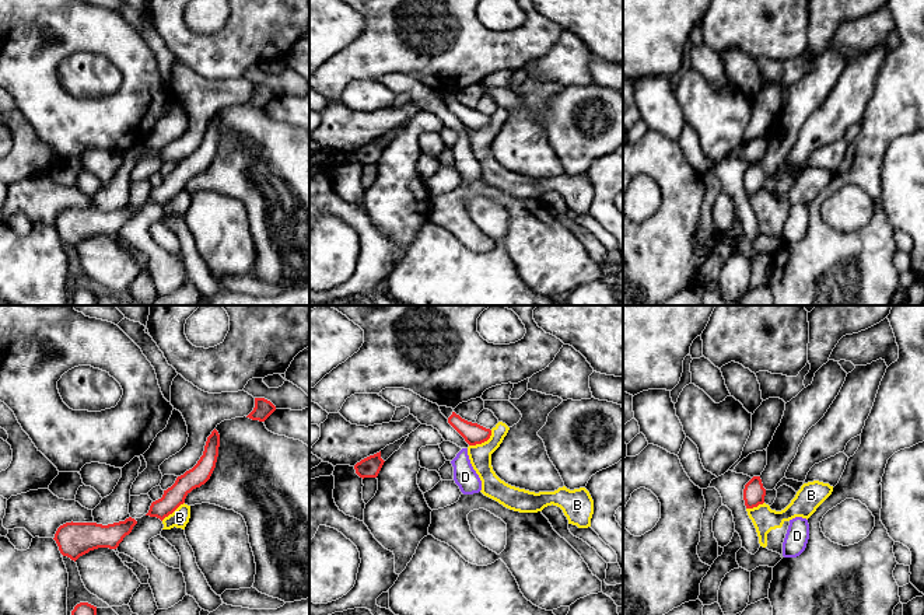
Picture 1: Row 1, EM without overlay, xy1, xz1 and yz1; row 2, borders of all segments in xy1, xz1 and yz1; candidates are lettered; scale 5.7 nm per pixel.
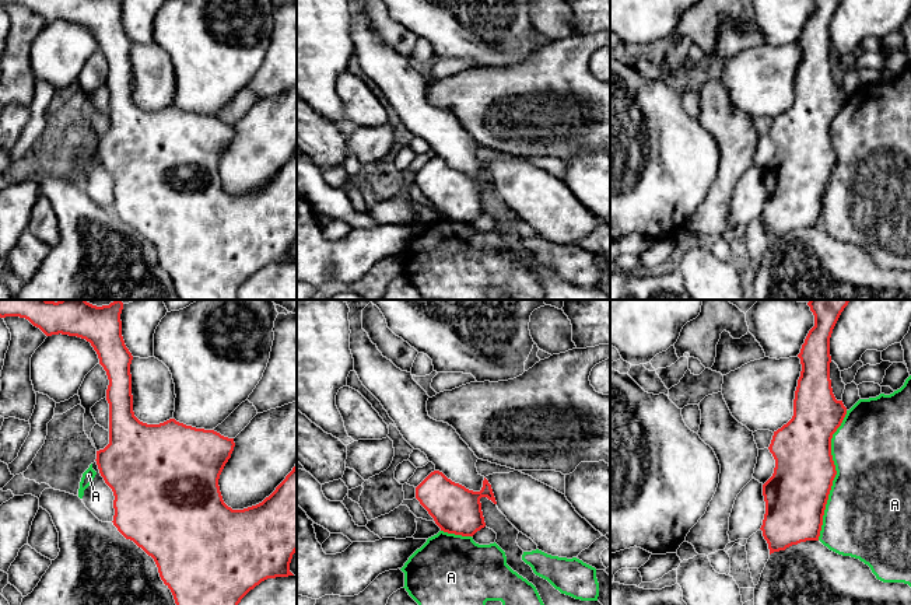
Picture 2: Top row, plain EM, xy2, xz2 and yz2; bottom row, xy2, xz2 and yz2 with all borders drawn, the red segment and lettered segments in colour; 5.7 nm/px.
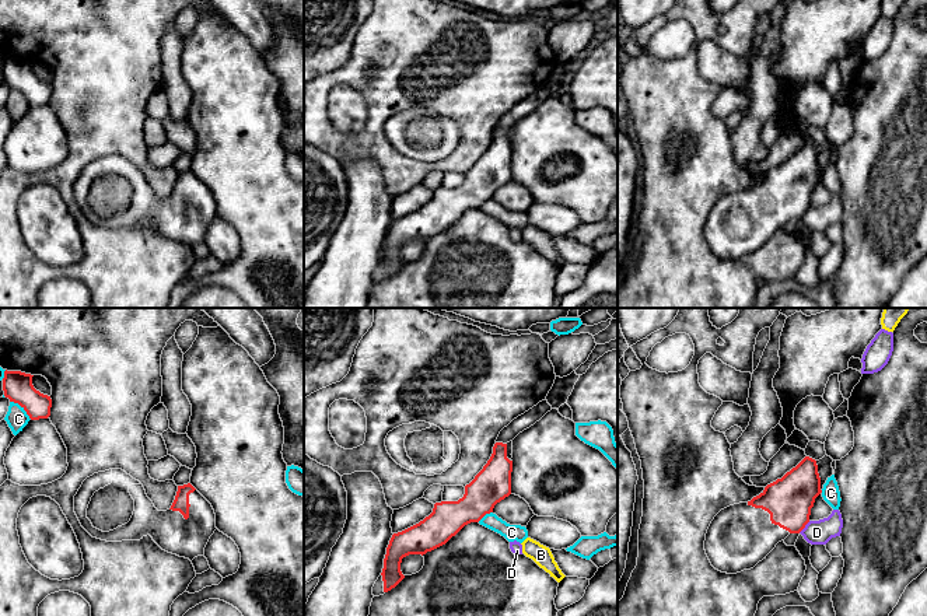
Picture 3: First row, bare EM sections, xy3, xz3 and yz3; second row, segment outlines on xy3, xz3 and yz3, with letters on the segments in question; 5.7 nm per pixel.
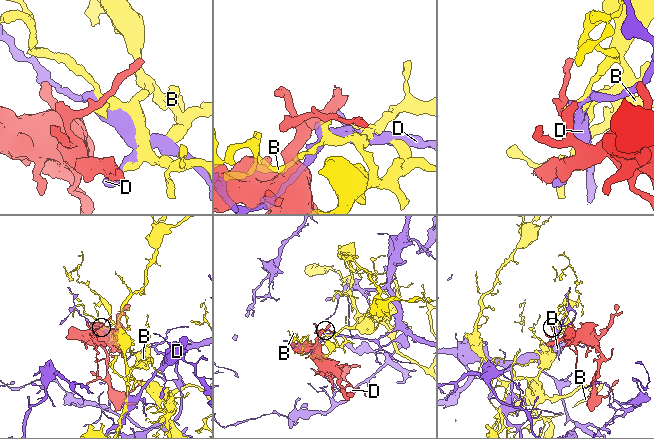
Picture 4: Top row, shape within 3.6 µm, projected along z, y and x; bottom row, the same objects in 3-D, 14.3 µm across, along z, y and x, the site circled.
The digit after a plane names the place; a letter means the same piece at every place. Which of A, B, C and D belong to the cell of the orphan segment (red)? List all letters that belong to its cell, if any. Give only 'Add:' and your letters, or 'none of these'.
Add: none of these

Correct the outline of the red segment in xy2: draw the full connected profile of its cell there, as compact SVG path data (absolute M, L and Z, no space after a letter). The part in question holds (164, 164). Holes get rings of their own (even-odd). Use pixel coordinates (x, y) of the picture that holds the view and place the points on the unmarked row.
M0 0L0 4L6 3L25 4L46 22L62 20L85 25L97 38L109 66L109 130L97 137L95 147L115 182L112 209L126 225L154 245L179 300L238 300L241 286L262 267L294 262L290 249L297 238L297 150L262 189L232 196L223 186L218 165L234 137L234 125L214 116L186 112L175 105L147 111L134 102L130 60L133 42L122 22L120 0Z

